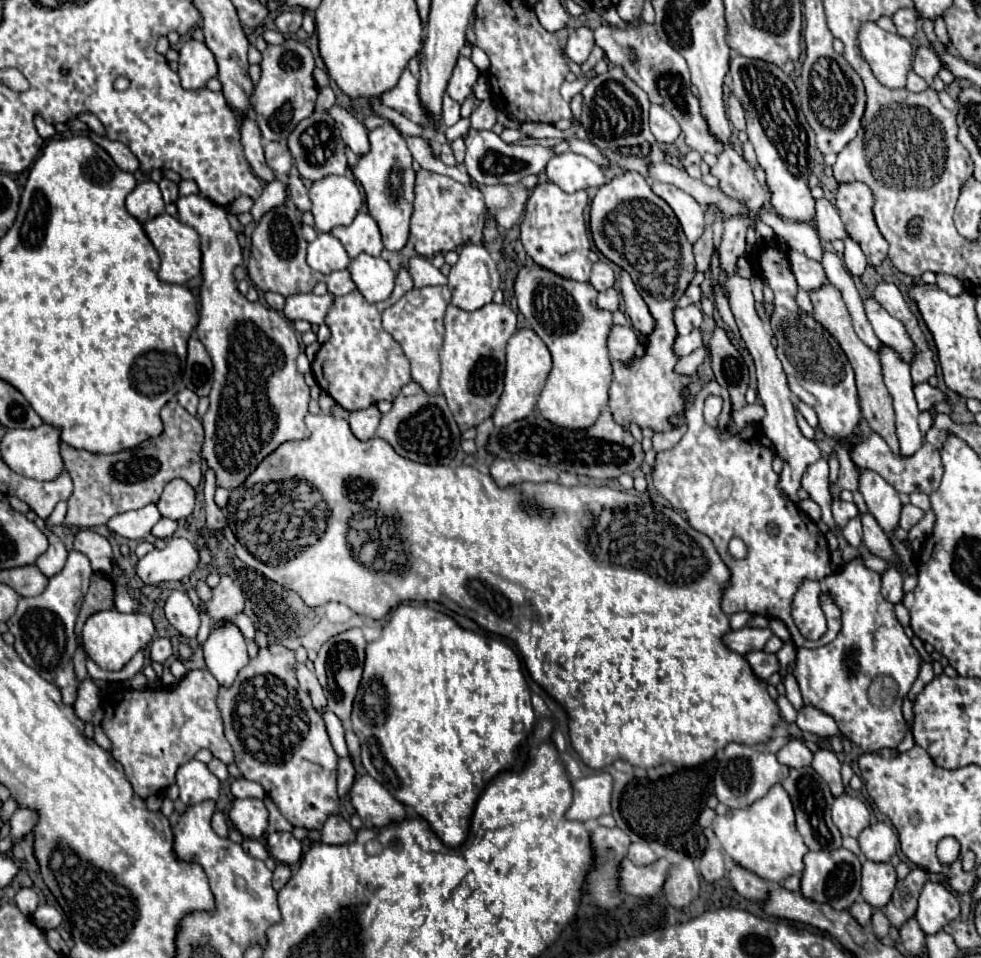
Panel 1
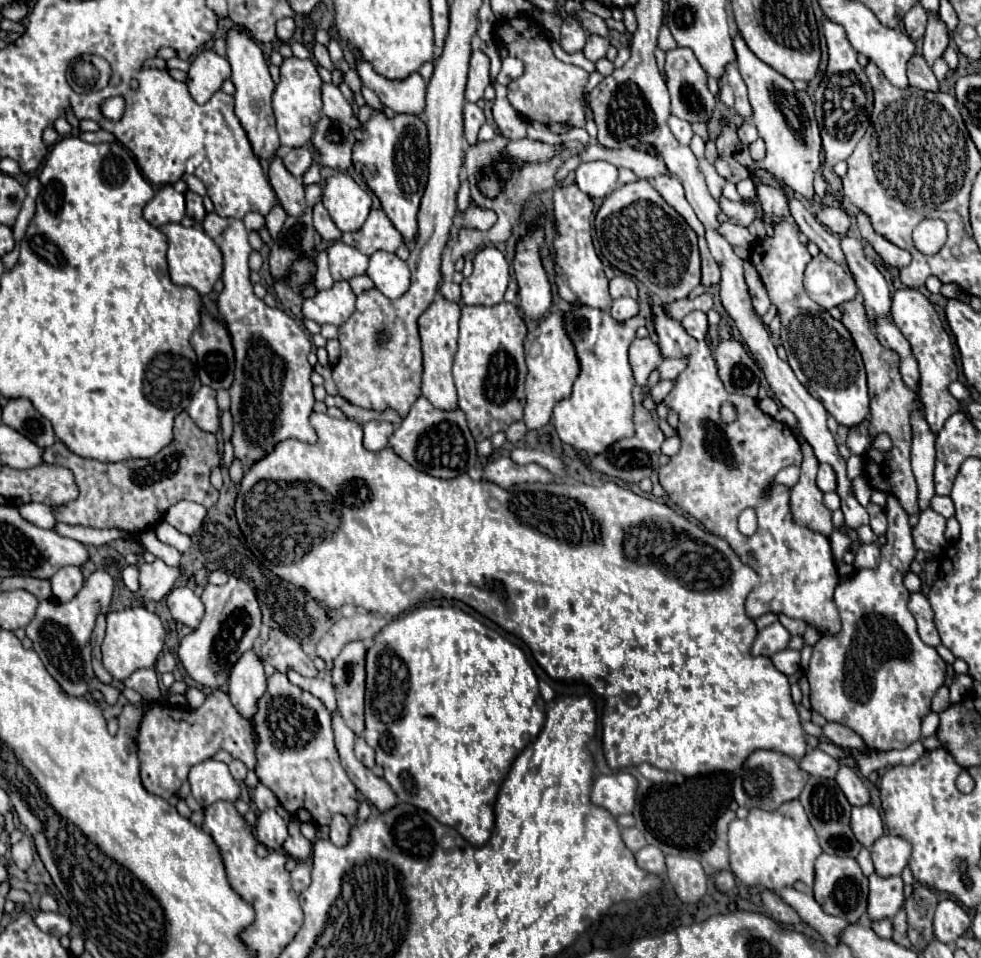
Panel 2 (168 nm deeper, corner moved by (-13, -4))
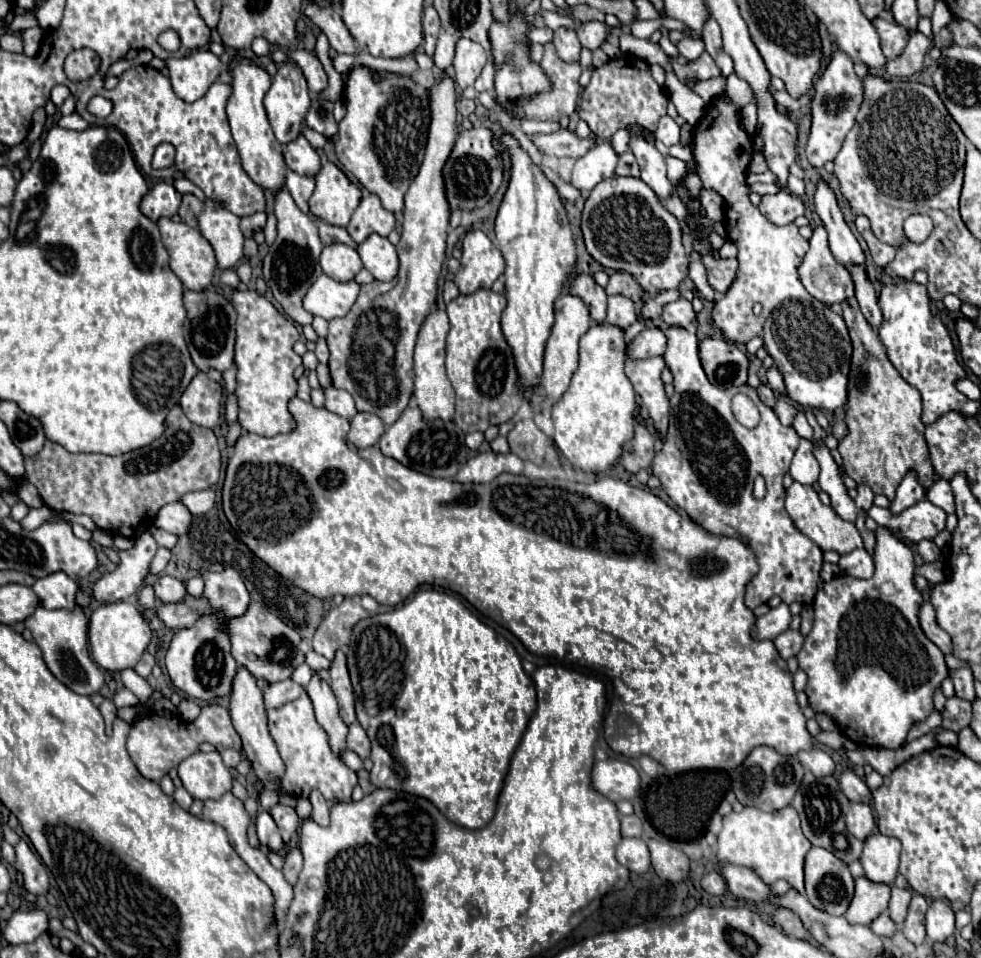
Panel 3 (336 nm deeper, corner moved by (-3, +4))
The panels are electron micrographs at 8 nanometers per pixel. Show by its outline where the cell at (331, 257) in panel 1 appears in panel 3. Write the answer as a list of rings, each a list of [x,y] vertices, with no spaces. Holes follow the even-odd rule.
[[[333,243],[333,245],[323,247],[321,267],[335,281],[351,281],[355,273],[361,271],[363,263],[355,247]]]

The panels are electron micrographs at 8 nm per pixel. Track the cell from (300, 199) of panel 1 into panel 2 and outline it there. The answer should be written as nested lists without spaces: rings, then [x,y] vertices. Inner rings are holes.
[[[317,203],[317,205],[313,207],[313,225],[315,225],[317,233],[319,233],[325,241],[331,241],[331,243],[341,241],[341,235],[343,235],[343,233],[335,227],[335,223],[331,221],[331,217],[329,217],[327,209],[323,207],[323,203]]]

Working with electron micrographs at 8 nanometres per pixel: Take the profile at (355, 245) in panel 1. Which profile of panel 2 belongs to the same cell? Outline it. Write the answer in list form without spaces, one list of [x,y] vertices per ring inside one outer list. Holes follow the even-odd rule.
[[[371,209],[365,225],[359,231],[343,233],[343,243],[359,249],[365,255],[373,255],[375,251],[393,253],[403,243],[403,237],[381,209]]]

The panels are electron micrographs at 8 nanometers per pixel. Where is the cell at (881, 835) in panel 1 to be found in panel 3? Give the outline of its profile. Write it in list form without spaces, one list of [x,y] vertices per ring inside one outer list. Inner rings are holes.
[[[883,833],[869,835],[861,855],[865,877],[875,883],[891,885],[897,877],[899,853],[901,841],[897,841],[895,837],[885,837]]]

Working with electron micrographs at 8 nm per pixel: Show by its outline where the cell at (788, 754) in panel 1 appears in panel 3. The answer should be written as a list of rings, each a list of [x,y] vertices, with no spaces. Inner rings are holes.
[[[811,749],[811,751],[799,751],[797,759],[805,769],[809,769],[815,777],[825,777],[835,771],[835,761],[829,753],[823,749]]]

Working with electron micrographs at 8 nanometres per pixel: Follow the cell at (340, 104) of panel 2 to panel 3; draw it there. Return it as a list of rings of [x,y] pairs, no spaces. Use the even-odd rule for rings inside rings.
[[[285,49],[289,61],[297,63],[303,69],[303,75],[309,83],[309,91],[311,93],[321,93],[323,89],[327,89],[327,75],[319,63],[319,59],[311,53],[311,51],[291,51]]]

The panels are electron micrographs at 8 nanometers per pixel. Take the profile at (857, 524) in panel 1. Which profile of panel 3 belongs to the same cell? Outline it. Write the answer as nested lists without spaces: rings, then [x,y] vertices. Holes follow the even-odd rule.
[[[865,547],[853,549],[851,553],[841,555],[839,559],[839,569],[851,577],[857,579],[869,579],[873,575],[873,557]]]

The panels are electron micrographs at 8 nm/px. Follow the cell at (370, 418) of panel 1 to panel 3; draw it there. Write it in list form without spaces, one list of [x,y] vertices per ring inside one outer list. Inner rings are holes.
[[[357,413],[351,419],[349,441],[359,449],[371,447],[371,445],[375,445],[379,441],[383,431],[385,431],[385,425],[377,415],[373,415],[373,413]]]

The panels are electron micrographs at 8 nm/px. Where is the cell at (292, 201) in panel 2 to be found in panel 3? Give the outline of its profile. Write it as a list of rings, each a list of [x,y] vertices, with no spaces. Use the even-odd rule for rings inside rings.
[[[285,187],[275,193],[273,213],[277,217],[277,239],[269,247],[269,253],[263,259],[263,277],[273,291],[273,297],[281,303],[285,315],[289,315],[299,325],[309,325],[313,315],[303,309],[301,301],[303,301],[309,285],[321,273],[319,255],[321,255],[323,245],[321,245],[321,239],[319,239],[319,233],[317,233],[317,227],[315,227],[311,215],[305,215],[295,205],[293,197],[289,195],[289,191]]]

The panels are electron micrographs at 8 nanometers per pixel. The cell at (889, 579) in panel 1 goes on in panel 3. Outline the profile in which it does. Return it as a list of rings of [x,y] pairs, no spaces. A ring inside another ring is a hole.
[[[923,601],[919,607],[919,623],[923,633],[943,651],[943,653],[951,653],[951,637],[937,625],[935,621],[935,609],[929,601]]]

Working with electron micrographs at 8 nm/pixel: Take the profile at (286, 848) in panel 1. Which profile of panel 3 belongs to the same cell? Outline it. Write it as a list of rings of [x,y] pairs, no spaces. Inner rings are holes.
[[[275,805],[271,809],[271,817],[275,819],[279,831],[281,831],[281,837],[283,837],[283,843],[287,845],[293,837],[293,833],[297,831],[297,825],[299,825],[299,819],[297,819],[297,813],[293,807],[287,807],[287,805]]]

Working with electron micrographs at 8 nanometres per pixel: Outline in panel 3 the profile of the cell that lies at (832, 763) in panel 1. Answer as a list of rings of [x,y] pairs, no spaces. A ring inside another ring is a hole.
[[[843,771],[839,775],[839,785],[841,785],[841,791],[845,793],[845,797],[849,801],[861,801],[861,803],[869,803],[871,799],[871,791],[869,787],[865,785],[865,781],[861,777],[857,777],[853,771]]]

